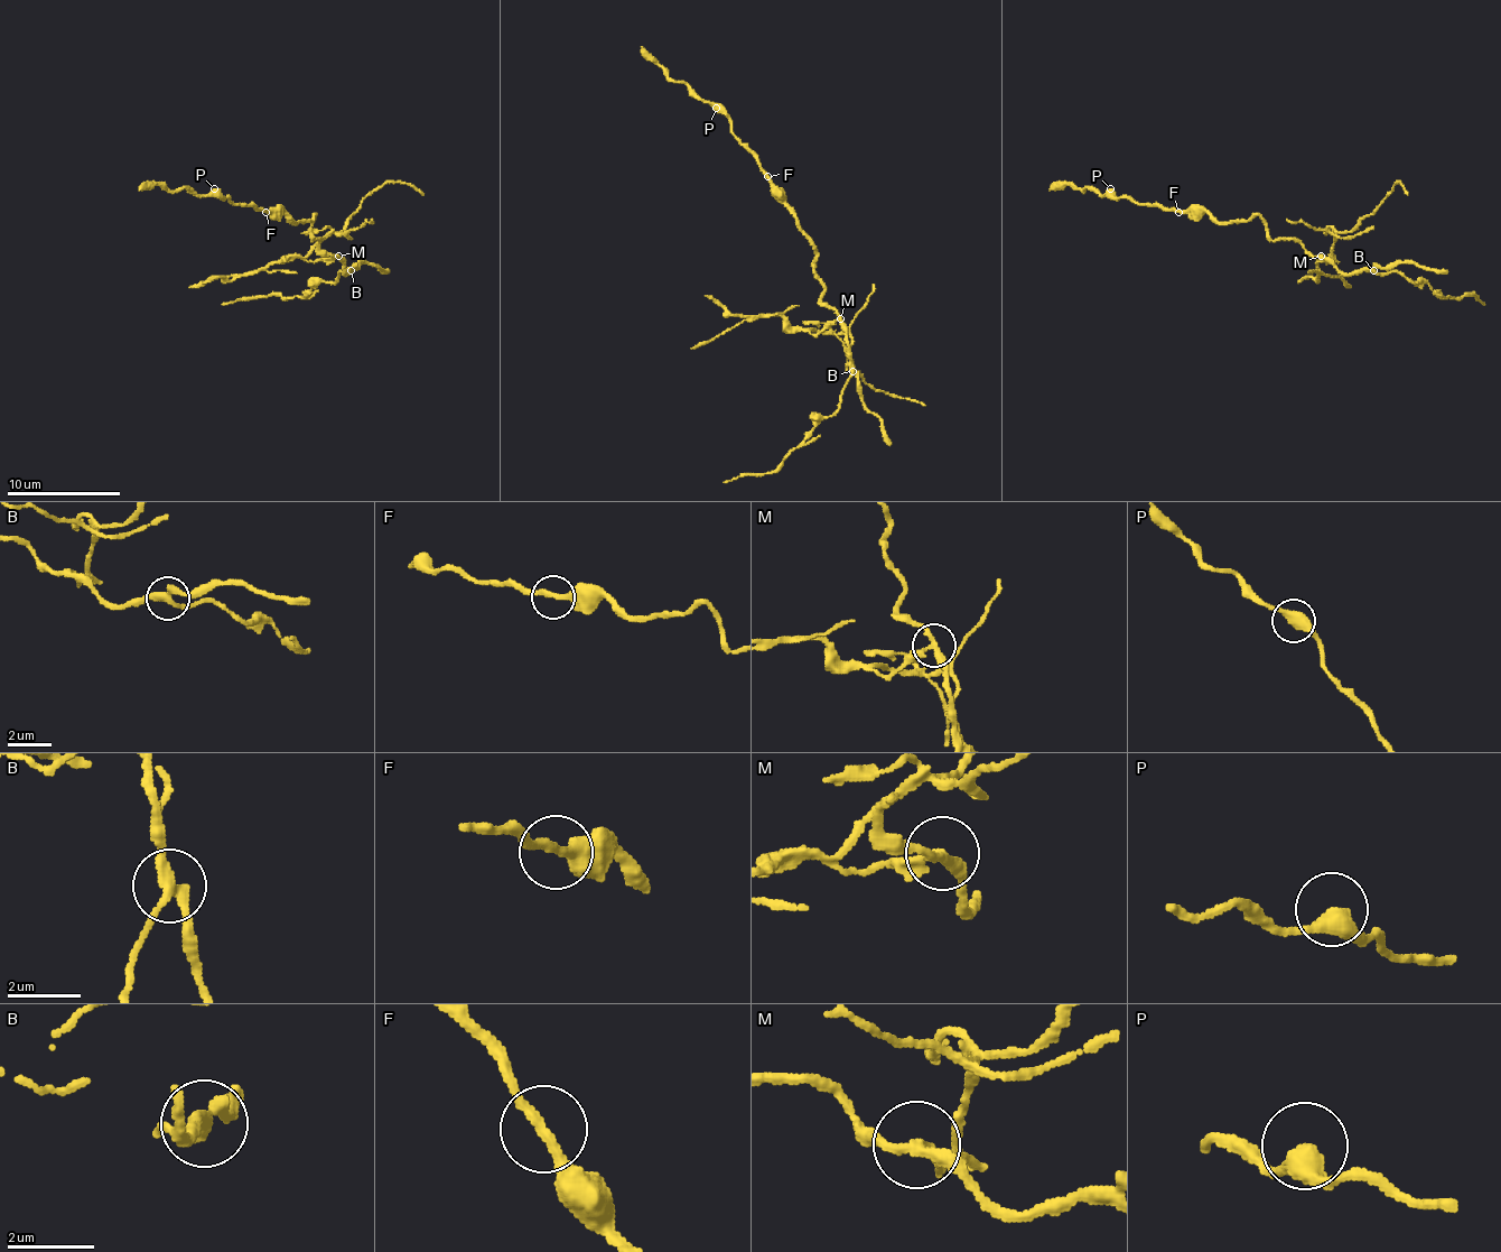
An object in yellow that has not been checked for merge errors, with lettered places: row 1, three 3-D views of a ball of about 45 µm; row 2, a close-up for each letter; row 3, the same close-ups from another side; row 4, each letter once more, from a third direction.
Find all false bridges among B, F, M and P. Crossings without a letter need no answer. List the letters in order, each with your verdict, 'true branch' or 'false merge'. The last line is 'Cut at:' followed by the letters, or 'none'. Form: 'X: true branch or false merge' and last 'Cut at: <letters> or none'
B: false merge
F: true branch
M: false merge
P: true branch
Cut at: B, M

